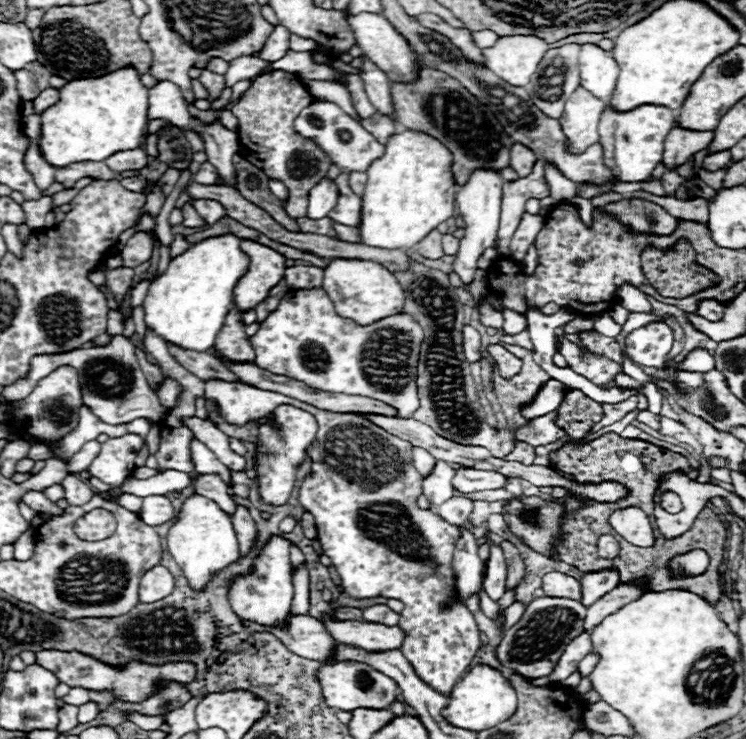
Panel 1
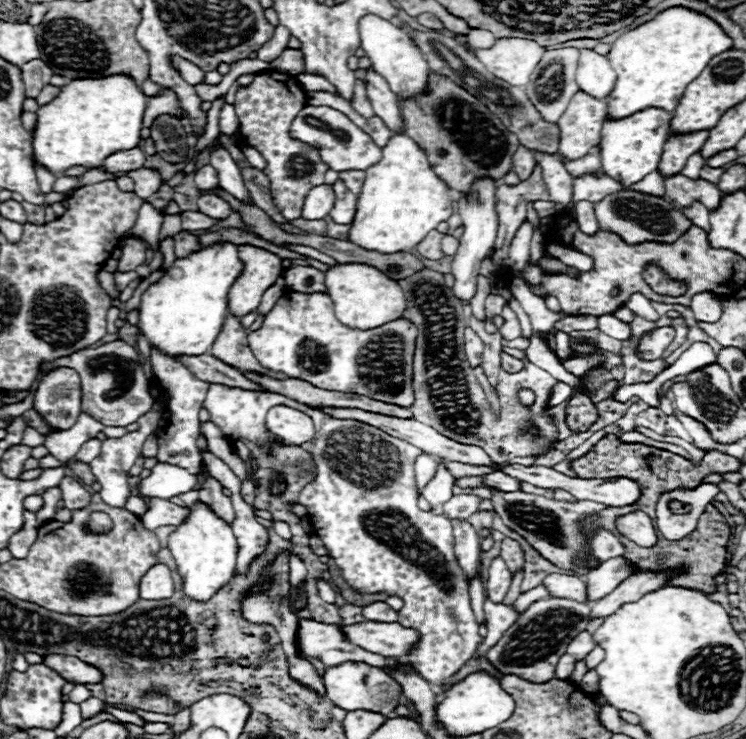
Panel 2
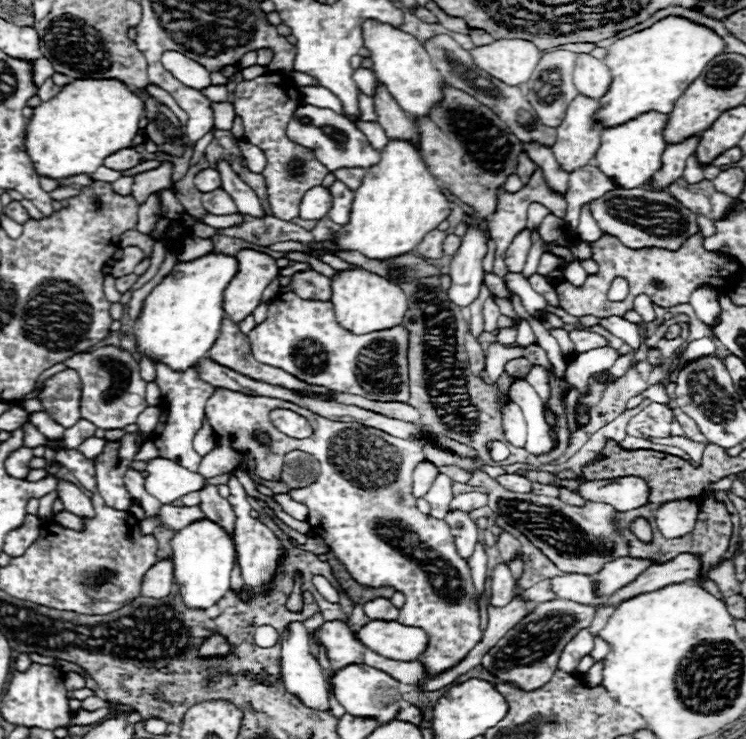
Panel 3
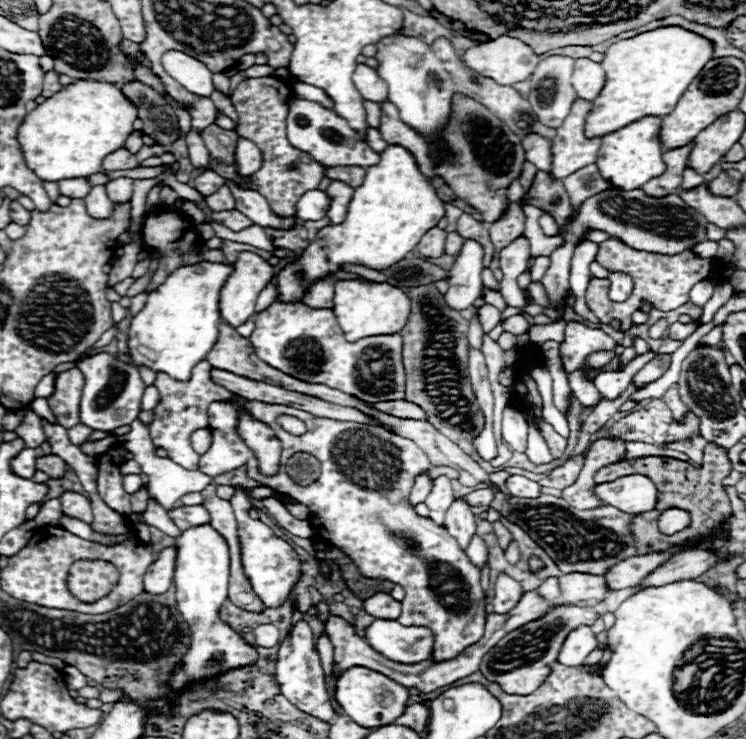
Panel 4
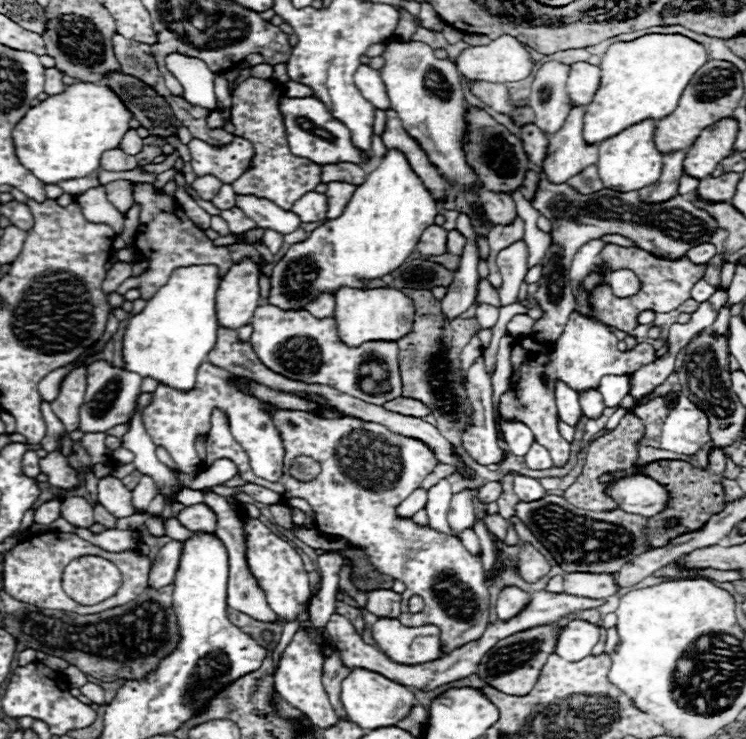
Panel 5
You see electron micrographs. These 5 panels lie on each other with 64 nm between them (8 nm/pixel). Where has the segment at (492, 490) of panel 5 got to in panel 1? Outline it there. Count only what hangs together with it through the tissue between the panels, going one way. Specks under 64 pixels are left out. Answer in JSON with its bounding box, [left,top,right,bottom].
[438,496,472,526]

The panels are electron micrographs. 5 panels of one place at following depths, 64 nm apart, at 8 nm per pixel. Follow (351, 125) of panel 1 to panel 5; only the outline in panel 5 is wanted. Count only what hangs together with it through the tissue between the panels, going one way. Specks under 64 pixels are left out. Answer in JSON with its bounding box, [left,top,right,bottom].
[280,96,372,166]

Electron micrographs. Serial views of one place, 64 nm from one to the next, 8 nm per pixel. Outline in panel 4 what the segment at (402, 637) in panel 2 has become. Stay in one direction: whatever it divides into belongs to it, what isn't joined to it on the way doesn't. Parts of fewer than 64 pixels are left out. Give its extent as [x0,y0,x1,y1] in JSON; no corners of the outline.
[364,620,434,664]

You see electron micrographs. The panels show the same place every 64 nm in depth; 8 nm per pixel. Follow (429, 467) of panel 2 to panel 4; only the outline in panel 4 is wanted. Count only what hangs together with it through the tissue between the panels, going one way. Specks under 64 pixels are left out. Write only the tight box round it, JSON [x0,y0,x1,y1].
[410,472,432,504]

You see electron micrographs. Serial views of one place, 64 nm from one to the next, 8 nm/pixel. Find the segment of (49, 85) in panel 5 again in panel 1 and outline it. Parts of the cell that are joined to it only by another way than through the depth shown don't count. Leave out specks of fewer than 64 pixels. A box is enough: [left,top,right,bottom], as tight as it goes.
[32,88,58,114]

